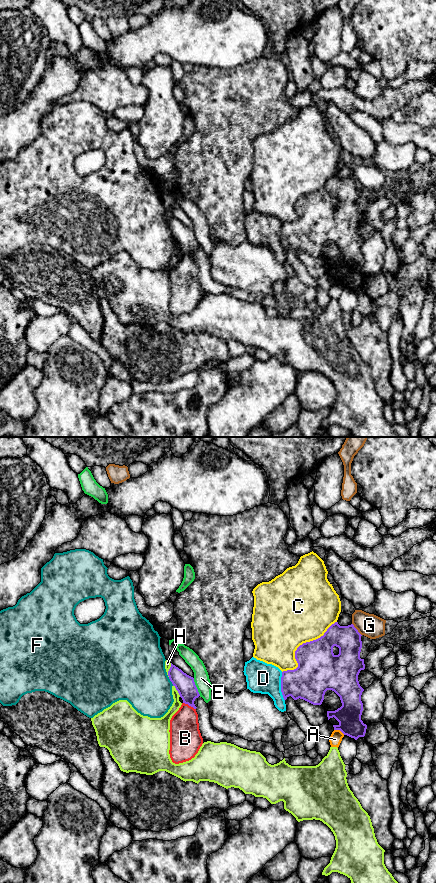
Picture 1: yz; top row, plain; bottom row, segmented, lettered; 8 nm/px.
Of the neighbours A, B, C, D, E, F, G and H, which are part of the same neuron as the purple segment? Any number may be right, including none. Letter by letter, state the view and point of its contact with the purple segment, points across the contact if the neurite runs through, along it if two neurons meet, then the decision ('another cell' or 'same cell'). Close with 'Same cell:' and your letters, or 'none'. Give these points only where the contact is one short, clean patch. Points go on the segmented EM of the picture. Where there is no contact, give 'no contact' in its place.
A: contact yz (339, 729); border yz (334, 729), (339, 729), (344, 734); another cell
B: contact yz (189, 705); another cell
C: contact yz (300, 645); another cell
D: contact yz (281, 686); another cell
E: contact yz (196, 687); border yz (193, 678), (200, 695); another cell
F: contact yz (170, 680); border yz (168, 677), (173, 685); another cell
G: contact yz (356, 629); border yz (352, 623), (361, 635); another cell
H: contact yz (177, 690); border yz (173, 685), (180, 696); another cell
Same cell: none

